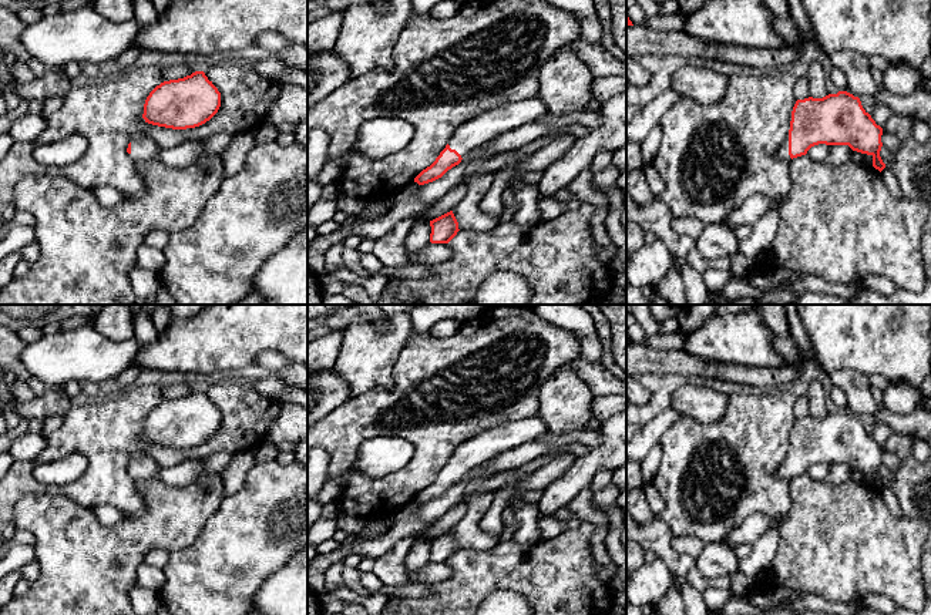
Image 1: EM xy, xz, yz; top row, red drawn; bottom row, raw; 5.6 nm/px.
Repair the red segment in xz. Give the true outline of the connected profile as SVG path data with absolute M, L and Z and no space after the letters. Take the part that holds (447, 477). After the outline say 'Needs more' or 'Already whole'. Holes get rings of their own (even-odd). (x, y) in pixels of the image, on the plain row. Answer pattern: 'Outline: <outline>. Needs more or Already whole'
Outline: M538 417L517 420L488 429L463 443L451 456L436 480L423 488L414 501L424 504L441 497L458 484L473 468L520 444L538 440L547 434L547 427Z. Needs more

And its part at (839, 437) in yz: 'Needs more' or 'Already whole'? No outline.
Needs more

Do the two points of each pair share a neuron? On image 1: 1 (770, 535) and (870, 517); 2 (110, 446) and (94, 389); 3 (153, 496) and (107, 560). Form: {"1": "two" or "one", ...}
{"1": "two", "2": "two", "3": "one"}

